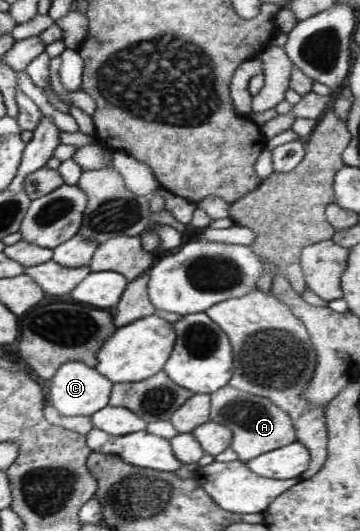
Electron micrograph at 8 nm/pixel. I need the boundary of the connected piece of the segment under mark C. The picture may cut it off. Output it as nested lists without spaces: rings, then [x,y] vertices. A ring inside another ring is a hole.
[[[67,361],[56,370],[50,379],[52,385],[46,396],[47,403],[53,405],[62,415],[68,417],[91,416],[109,404],[113,383],[107,380],[96,368],[82,362]]]

